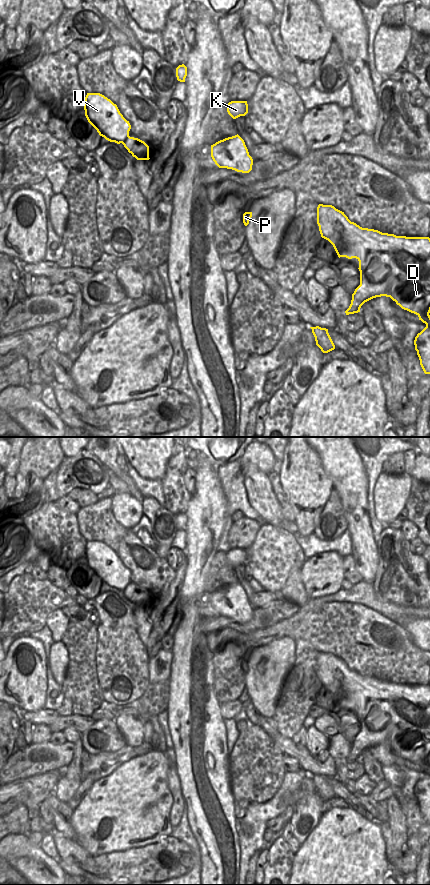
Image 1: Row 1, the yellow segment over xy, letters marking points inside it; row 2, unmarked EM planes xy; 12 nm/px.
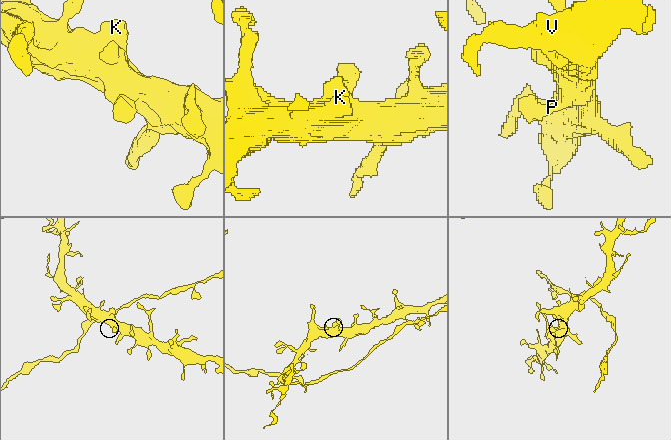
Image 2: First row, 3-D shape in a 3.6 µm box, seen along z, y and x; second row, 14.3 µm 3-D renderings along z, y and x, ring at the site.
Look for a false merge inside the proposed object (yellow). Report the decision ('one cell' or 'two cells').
one cell

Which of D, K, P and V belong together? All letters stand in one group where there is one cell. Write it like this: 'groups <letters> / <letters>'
groups D K P V

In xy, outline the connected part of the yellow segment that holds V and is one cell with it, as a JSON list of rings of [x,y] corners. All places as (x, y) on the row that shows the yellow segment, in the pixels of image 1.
[[[87,93],[84,101],[85,116],[100,136],[110,142],[122,143],[137,160],[149,160],[149,146],[129,136],[131,125],[116,104],[100,93]]]

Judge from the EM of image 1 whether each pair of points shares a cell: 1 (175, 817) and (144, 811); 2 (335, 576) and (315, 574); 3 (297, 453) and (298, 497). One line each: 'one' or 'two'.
1: two
2: one
3: one

